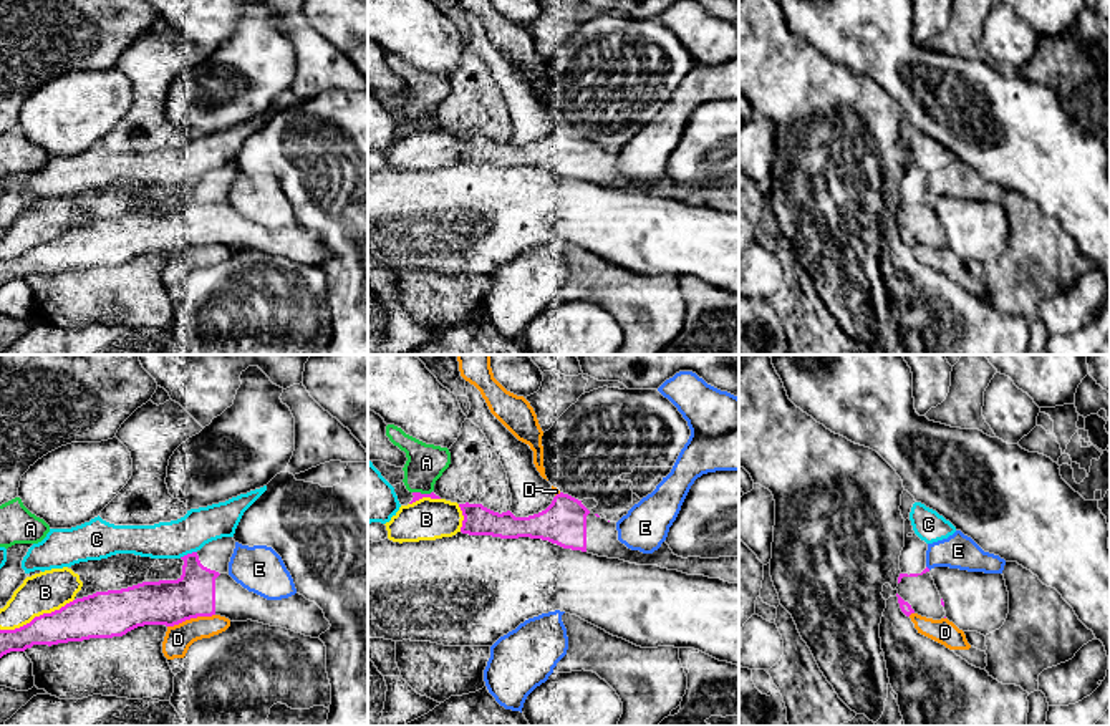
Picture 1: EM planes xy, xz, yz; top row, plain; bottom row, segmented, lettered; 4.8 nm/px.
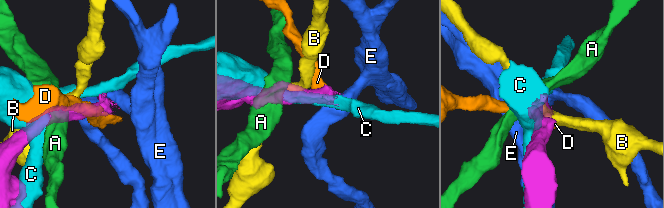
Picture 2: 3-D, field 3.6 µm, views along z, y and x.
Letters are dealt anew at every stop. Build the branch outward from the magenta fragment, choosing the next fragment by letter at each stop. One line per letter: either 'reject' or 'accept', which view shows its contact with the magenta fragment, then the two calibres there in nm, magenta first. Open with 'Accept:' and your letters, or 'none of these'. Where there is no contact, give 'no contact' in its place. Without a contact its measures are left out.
Accept: none of these
A: reject; meets magenta in xz; 40 nm thick on the magenta side, 190 nm on the other
B: reject; meets magenta in xy; 200 nm thick on the magenta side, 200 nm on the other
C: reject; meets magenta in xy; 220 nm thick on the magenta side, 180 nm on the other
D: reject; meets magenta in xy; 220 nm thick on the magenta side, 130 nm on the other
E: reject; no contact

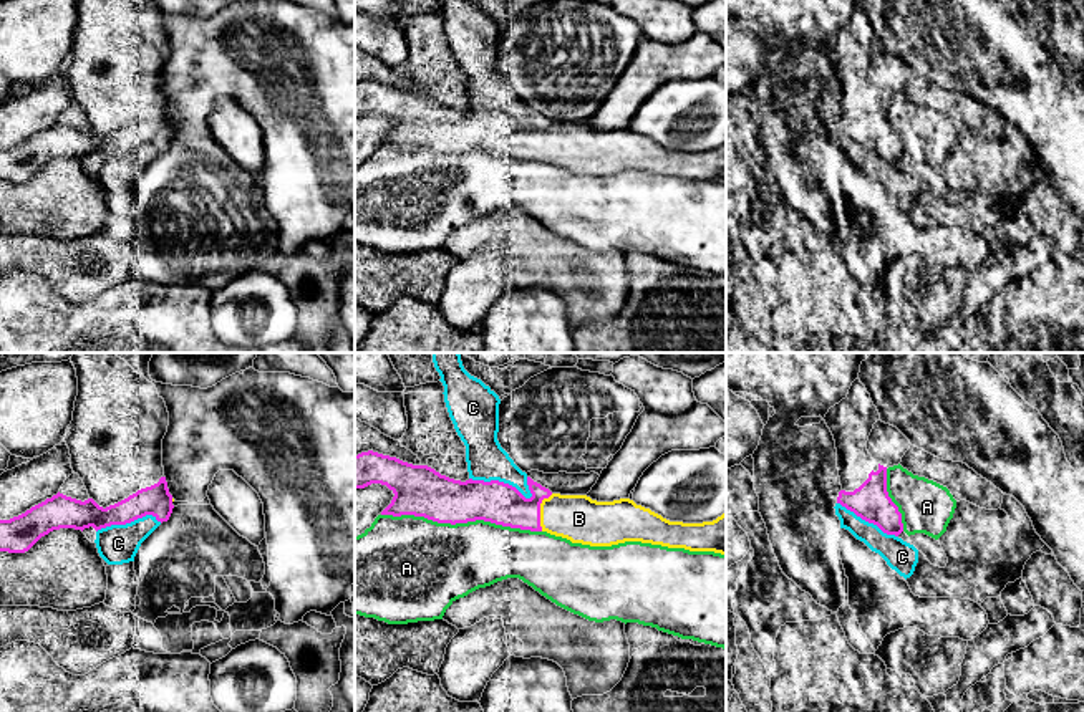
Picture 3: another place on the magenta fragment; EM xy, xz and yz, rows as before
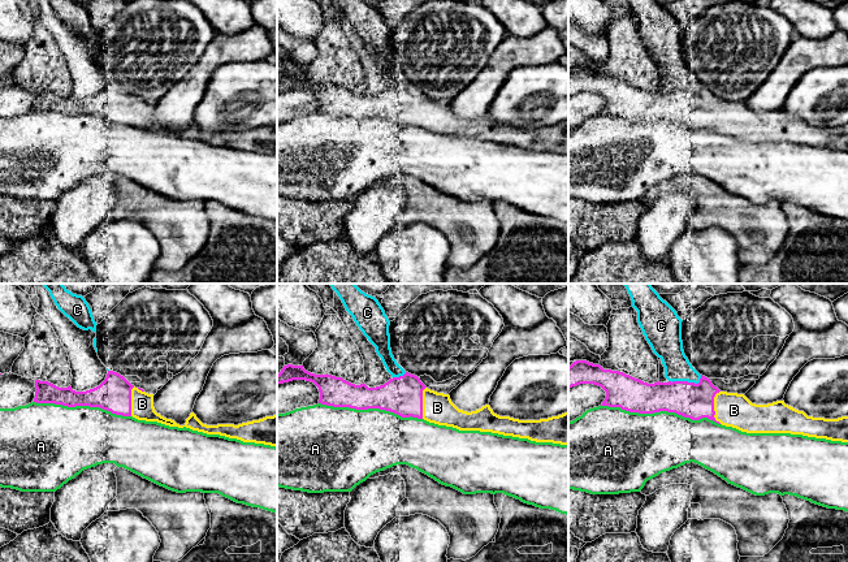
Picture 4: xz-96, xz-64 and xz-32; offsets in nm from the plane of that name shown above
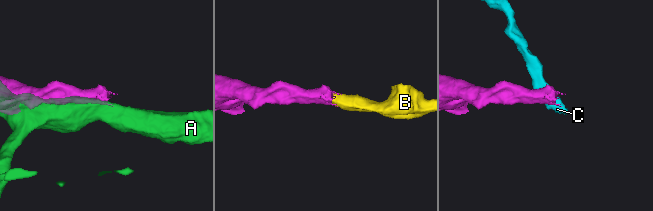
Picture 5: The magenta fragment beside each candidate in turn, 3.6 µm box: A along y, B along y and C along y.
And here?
Accept: B
A: reject; meets magenta in xz; 240 nm thick on the magenta side, 400 nm on the other
B: accept; meets magenta in xz; 200 nm thick on the magenta side, 220 nm on the other
C: reject; meets magenta in xz; 200 nm thick on the magenta side, 190 nm on the other

